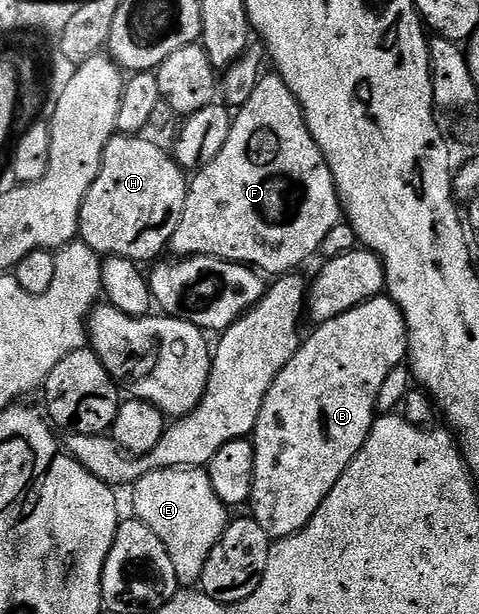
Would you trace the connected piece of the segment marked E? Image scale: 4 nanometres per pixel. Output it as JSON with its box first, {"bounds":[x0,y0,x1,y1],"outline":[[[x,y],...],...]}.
{"bounds":[133,469,228,589],"outline":[[[164,469],[145,475],[139,483],[133,484],[133,514],[160,541],[164,541],[164,549],[168,549],[168,557],[172,557],[172,569],[176,569],[176,577],[183,588],[190,589],[201,584],[204,573],[204,561],[208,561],[208,553],[220,541],[228,522],[228,509],[216,497],[216,489],[212,489],[212,481],[205,470]]]}

